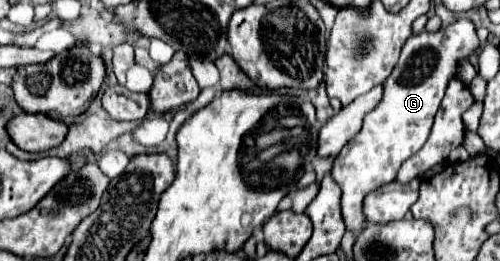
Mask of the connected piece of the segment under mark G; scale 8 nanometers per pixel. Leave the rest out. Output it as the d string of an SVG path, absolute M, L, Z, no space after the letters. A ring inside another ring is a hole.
M460 18L438 32L420 32L406 40L396 68L384 82L382 102L364 118L362 130L342 148L332 168L332 176L342 188L342 216L348 230L358 234L364 228L364 196L382 184L394 182L404 160L424 146L450 78L456 76L458 64L468 60L478 44L474 22L468 18Z

